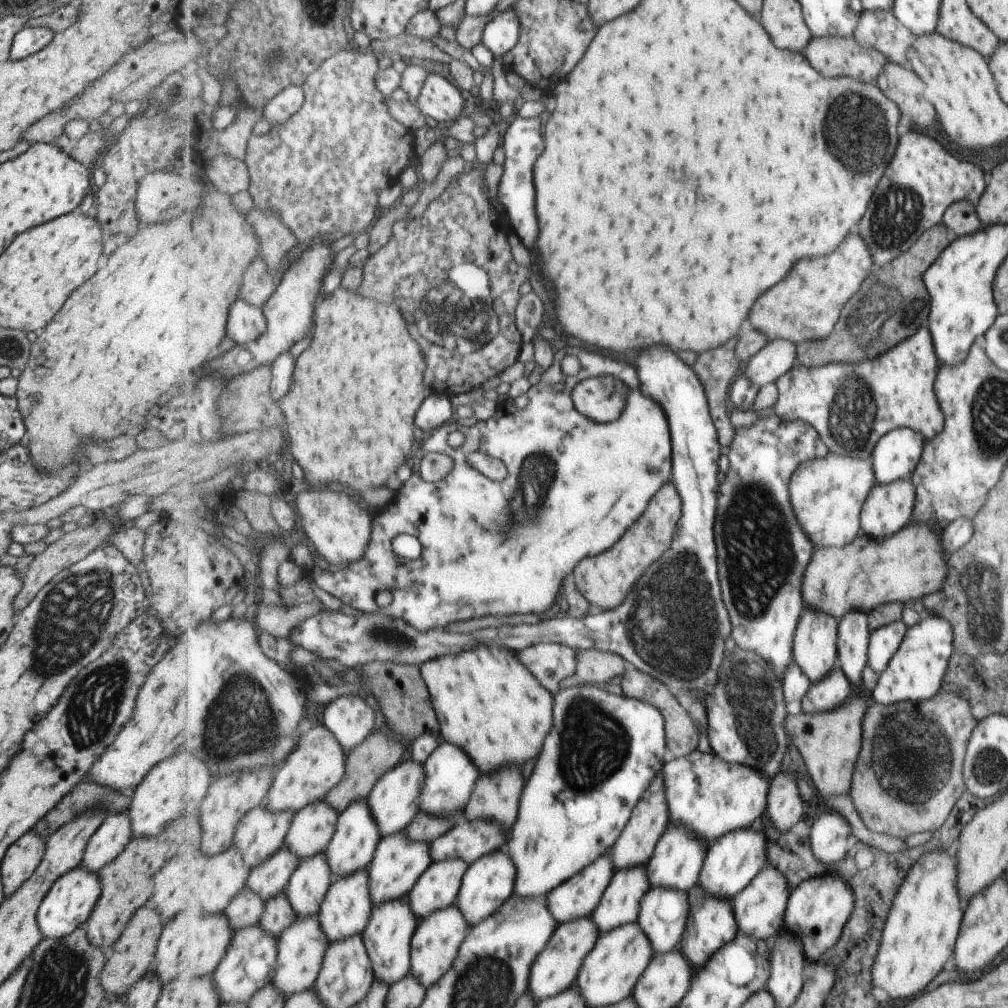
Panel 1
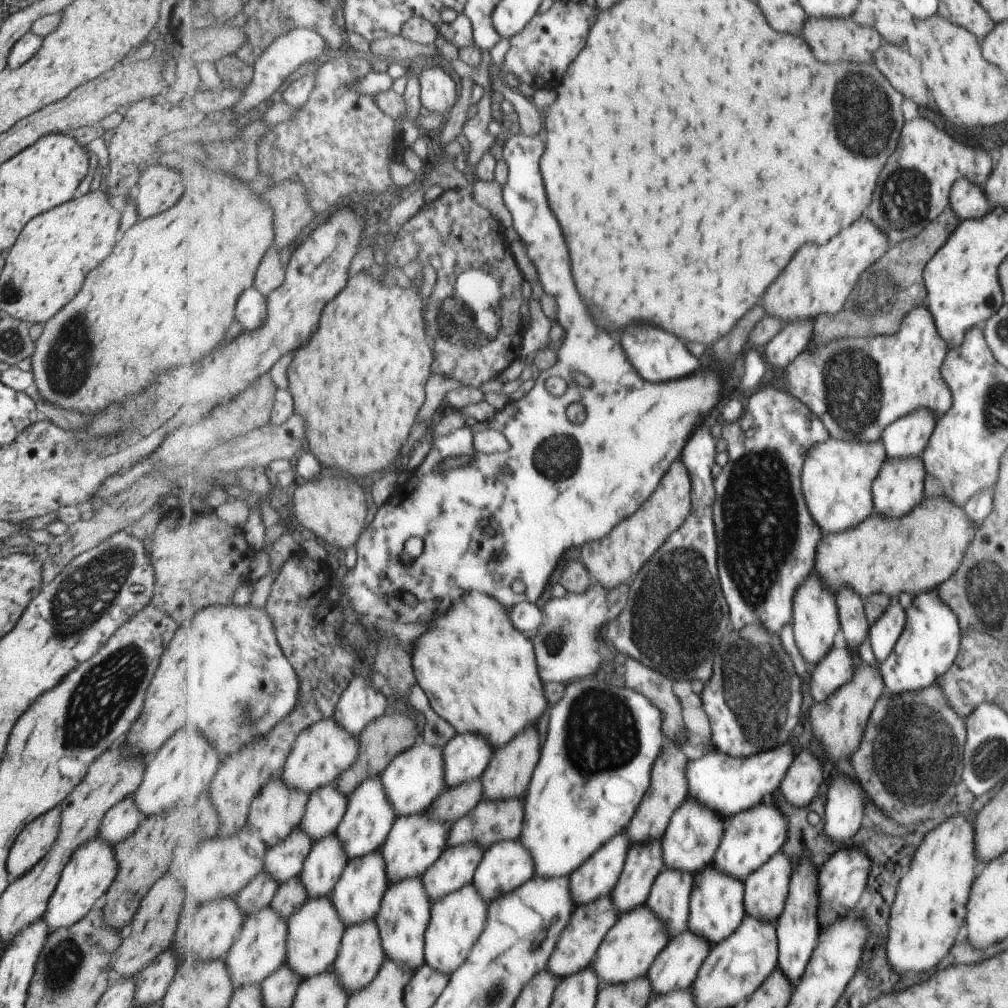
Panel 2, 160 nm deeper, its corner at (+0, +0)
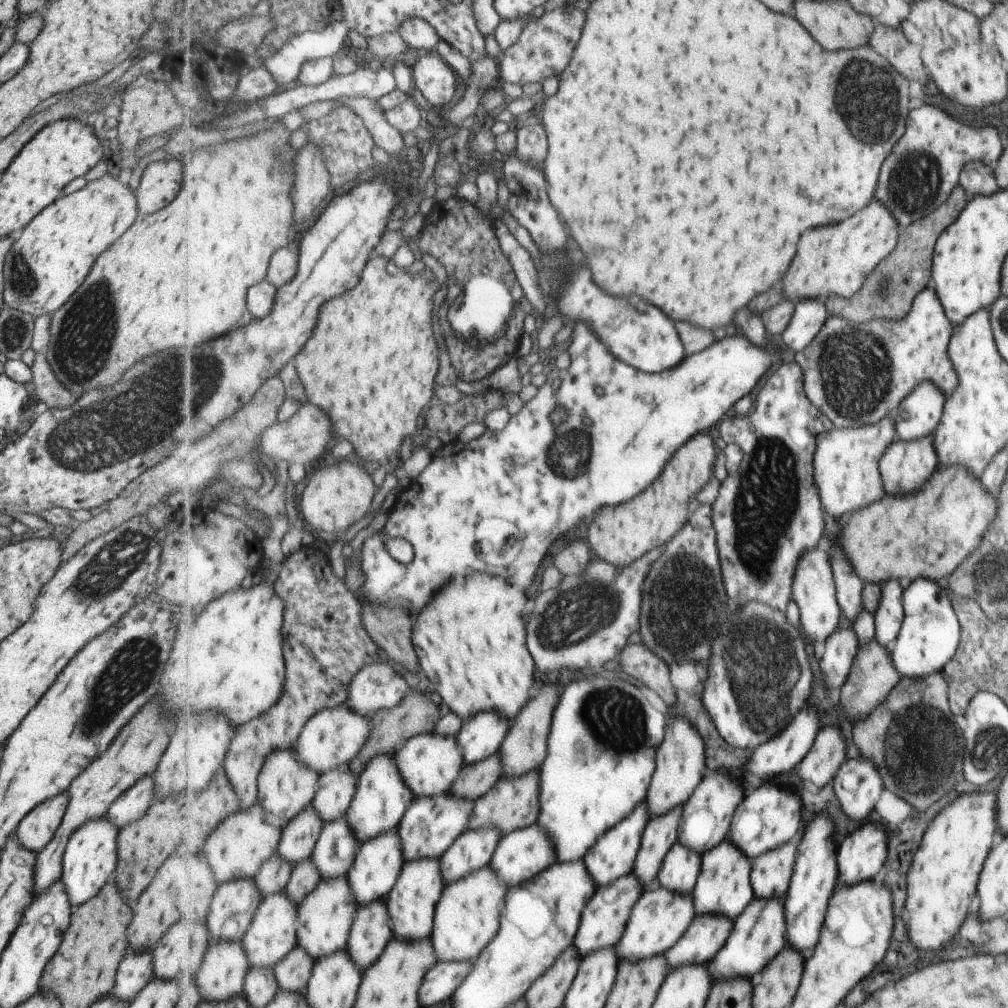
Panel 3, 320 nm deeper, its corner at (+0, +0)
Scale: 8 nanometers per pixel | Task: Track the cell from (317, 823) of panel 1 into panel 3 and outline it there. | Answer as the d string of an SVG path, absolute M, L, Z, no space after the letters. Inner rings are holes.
M348 766L322 774L311 806L322 816L324 824L347 814L358 789L358 778Z

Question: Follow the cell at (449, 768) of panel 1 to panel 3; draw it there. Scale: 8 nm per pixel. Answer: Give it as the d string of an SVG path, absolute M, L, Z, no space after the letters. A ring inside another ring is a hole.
M497 711L480 712L467 719L458 734L466 765L481 762L501 752L502 744L510 734L509 728L509 718L501 718Z

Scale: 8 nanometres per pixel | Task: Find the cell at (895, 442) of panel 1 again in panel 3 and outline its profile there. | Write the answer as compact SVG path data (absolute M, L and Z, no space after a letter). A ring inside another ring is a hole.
M930 380L918 382L904 396L893 417L895 438L908 441L919 437L932 438L939 422L945 394Z

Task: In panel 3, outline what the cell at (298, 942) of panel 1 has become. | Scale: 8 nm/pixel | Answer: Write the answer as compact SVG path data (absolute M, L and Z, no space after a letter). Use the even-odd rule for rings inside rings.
M346 875L322 879L318 887L300 904L299 946L303 947L315 960L347 949L350 932L360 907L360 902L356 899Z

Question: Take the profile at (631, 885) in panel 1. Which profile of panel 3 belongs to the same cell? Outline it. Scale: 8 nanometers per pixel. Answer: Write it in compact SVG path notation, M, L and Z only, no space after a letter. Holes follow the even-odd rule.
M677 807L667 814L652 818L643 833L642 850L639 851L633 872L644 882L646 890L657 885L664 860L678 841L683 813L684 808Z

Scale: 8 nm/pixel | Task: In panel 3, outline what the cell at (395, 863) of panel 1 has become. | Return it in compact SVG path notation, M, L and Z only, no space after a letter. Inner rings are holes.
M450 795L415 797L402 818L399 830L403 841L404 859L441 859L455 841L470 828L476 801Z

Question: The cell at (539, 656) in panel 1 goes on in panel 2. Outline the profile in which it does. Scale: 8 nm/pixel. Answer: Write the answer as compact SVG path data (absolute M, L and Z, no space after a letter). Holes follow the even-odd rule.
M594 580L593 584L581 594L567 592L564 597L553 600L550 598L543 608L544 623L532 635L539 661L539 674L544 682L563 684L598 676L601 668L611 663L620 653L613 641L606 641L602 637L602 631L622 616L629 602L629 584L623 583L608 589Z

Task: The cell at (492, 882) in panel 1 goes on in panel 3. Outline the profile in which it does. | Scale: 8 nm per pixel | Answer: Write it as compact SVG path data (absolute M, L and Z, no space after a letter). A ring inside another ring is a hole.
M539 824L517 829L509 834L504 834L500 840L498 850L490 862L495 872L508 886L516 887L531 880L535 875L541 874L558 862L558 848L550 834Z

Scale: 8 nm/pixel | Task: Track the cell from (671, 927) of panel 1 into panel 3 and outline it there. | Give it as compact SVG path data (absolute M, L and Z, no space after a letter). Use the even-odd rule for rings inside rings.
M678 840L664 860L657 885L680 893L693 893L701 874L702 854Z

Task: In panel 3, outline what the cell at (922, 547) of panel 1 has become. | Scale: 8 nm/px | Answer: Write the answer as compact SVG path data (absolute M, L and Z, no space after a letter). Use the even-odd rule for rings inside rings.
M943 465L912 493L884 494L881 499L847 516L840 543L860 579L881 585L889 579L947 578L982 542L997 511L996 498L963 465Z

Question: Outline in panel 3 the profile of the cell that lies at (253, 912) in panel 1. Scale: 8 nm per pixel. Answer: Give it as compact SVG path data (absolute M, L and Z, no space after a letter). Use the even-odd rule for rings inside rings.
M277 852L269 860L266 860L262 870L254 878L262 892L262 898L285 891L292 879L294 867Z

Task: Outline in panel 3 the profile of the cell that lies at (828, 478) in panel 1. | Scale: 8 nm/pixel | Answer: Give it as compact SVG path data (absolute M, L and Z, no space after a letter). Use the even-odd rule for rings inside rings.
M889 417L853 428L835 427L818 436L814 475L828 520L846 518L882 498L885 492L879 462L895 436L894 421Z

